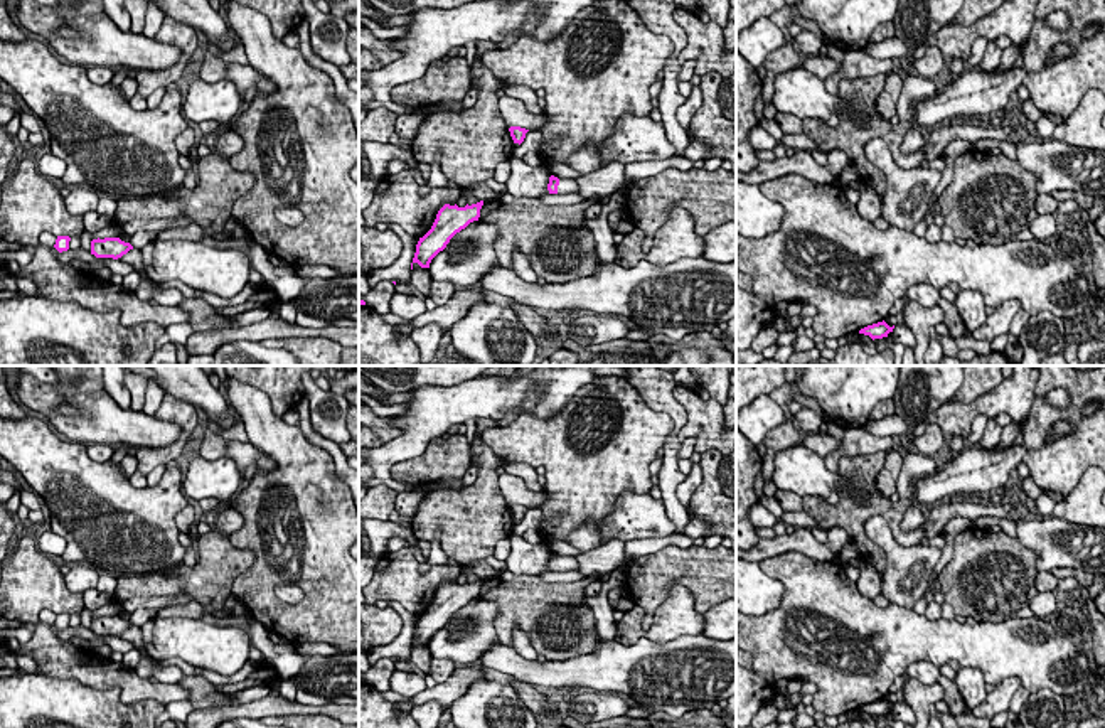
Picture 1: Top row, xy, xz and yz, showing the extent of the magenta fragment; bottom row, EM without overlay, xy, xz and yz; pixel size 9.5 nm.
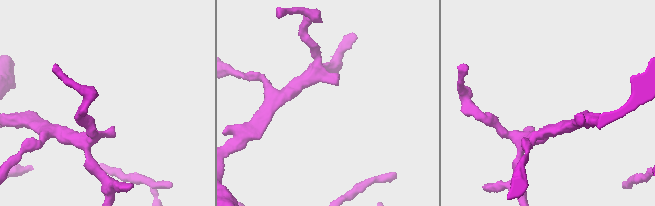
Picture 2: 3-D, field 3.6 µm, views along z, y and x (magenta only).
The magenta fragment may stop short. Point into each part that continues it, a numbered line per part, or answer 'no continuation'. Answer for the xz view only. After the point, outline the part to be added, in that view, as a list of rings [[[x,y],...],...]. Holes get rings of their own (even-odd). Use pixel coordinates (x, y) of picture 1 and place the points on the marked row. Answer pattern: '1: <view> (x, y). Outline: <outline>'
1: xz (566, 186). Outline: [[[559,179],[558,194],[579,194],[576,179]]]

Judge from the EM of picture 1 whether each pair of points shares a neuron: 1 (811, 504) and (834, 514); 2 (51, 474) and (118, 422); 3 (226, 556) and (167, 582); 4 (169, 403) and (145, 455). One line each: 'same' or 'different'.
1: same
2: different
3: same
4: same

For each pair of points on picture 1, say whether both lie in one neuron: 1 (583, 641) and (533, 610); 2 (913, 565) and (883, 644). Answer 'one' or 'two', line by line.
1: one
2: two

